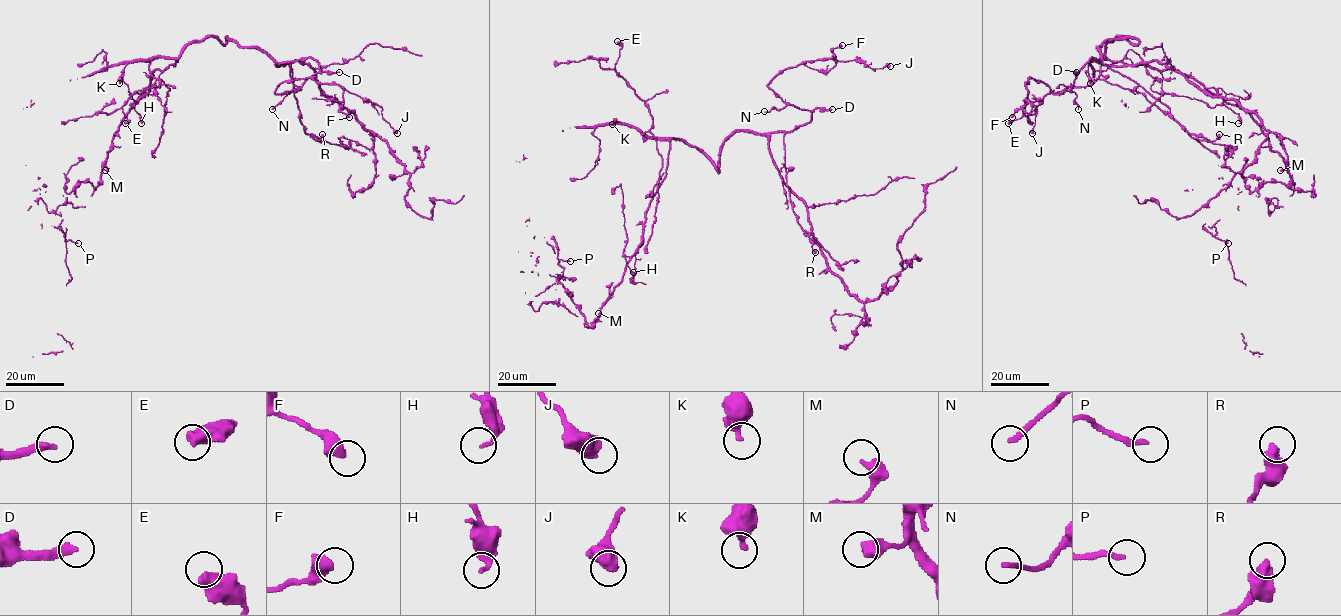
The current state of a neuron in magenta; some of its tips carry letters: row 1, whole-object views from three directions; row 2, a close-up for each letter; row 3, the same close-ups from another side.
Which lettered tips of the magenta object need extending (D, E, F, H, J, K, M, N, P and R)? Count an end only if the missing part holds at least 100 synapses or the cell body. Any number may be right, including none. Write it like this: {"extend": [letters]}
{"extend": ["D"]}

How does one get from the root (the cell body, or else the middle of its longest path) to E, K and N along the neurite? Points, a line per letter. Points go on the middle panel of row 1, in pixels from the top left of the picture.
E: (672, 139), (647, 138), (641, 134), (651, 127), (652, 115), (649, 106), (615, 69), (622, 47), (617, 41)
K: (672, 139), (647, 138), (633, 127), (618, 122), (612, 124)
N: (672, 139), (696, 146), (718, 172), (720, 148), (736, 132), (792, 131), (811, 116), (791, 105), (764, 111)

